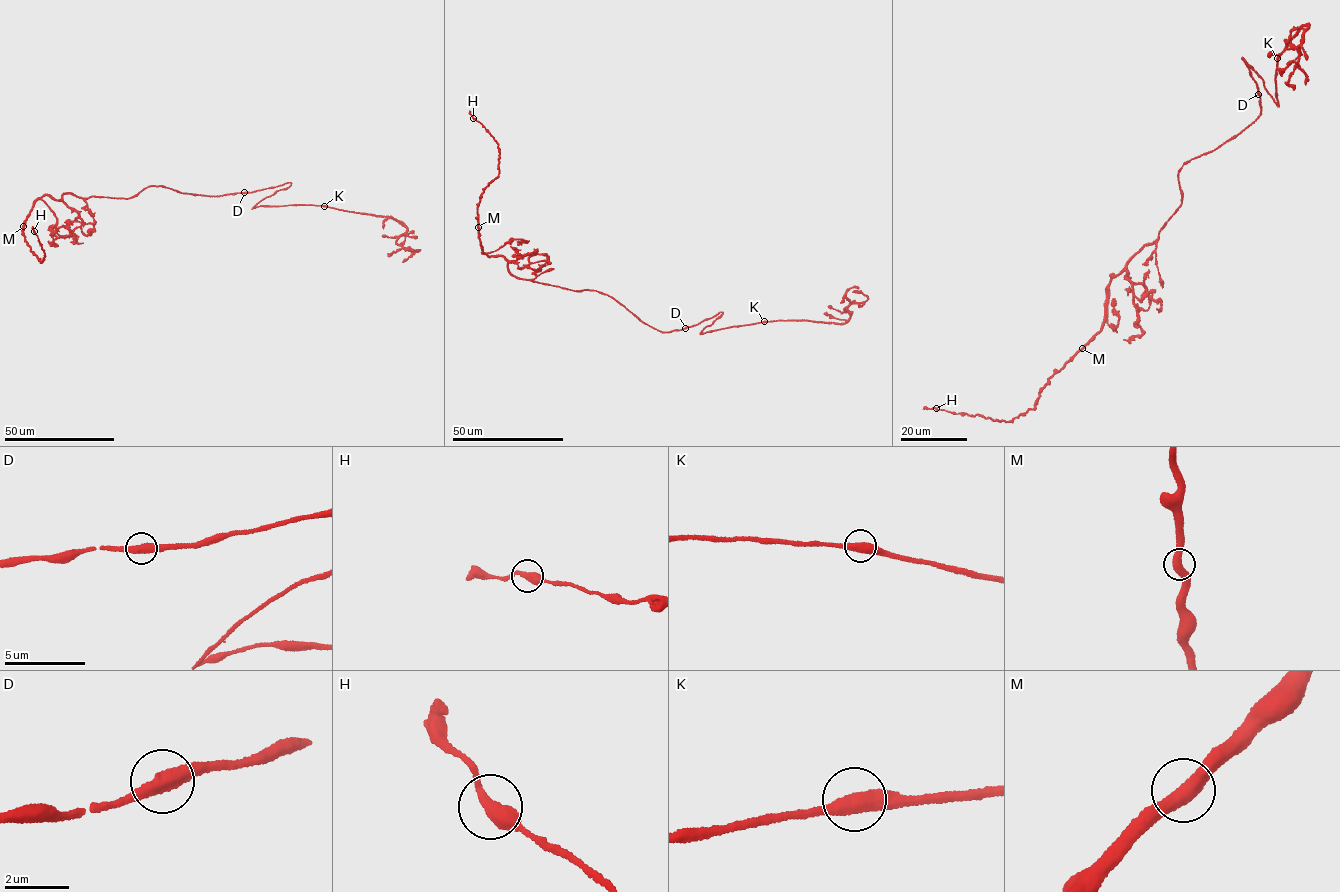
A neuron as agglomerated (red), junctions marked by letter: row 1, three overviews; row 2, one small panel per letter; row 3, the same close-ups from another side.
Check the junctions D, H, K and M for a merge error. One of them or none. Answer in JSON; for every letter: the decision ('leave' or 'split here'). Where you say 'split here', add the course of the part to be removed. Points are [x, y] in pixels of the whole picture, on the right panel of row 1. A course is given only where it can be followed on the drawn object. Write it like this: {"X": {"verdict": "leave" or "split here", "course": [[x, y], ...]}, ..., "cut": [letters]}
{"D": {"verdict": "leave"}, "H": {"verdict": "leave"}, "K": {"verdict": "leave"}, "M": {"verdict": "leave"}, "cut": []}

